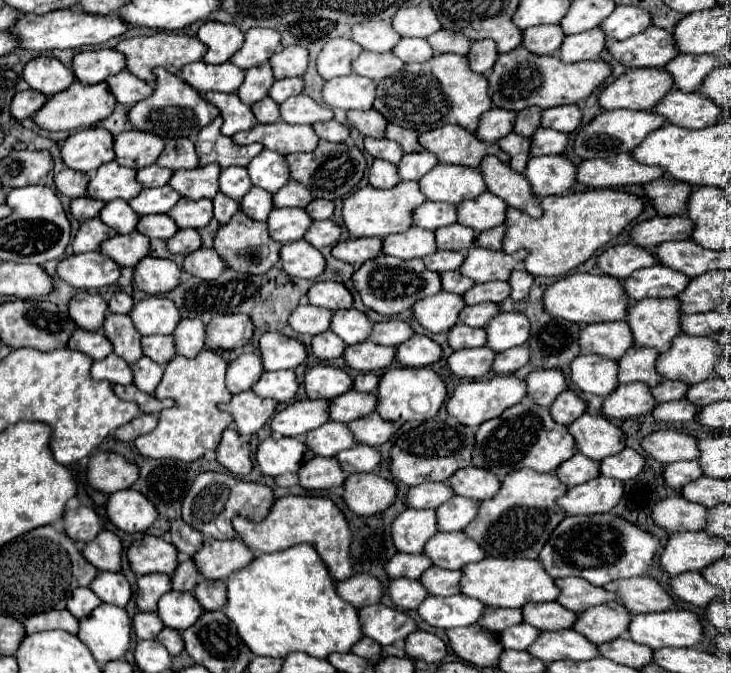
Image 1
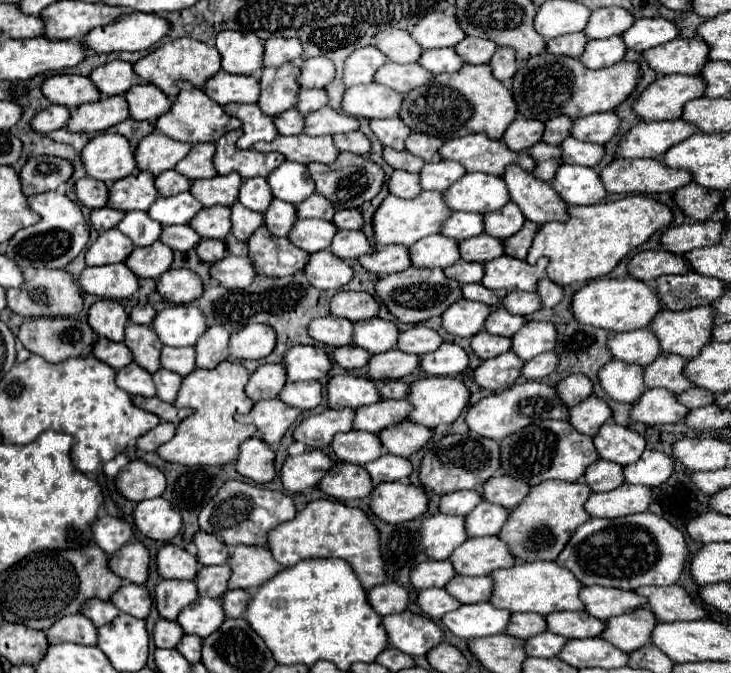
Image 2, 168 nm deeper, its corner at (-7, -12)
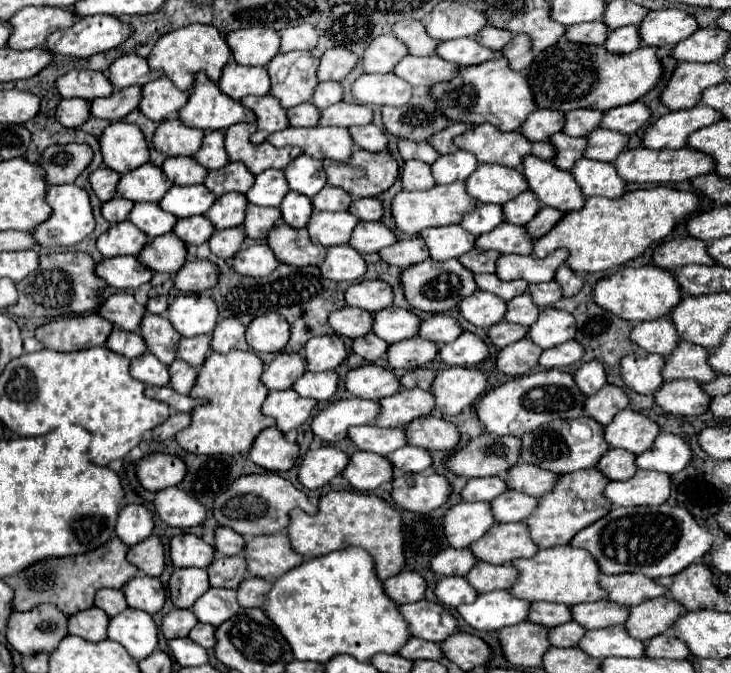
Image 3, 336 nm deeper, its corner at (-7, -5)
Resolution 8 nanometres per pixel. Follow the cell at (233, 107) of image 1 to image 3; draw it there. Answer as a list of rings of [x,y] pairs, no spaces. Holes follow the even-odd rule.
[[[247,95],[241,99],[241,103],[257,115],[257,121],[255,121],[257,131],[251,135],[251,139],[249,139],[251,143],[263,143],[267,139],[267,135],[289,127],[289,121],[285,117],[285,109],[279,105],[279,101],[275,101],[275,97]]]

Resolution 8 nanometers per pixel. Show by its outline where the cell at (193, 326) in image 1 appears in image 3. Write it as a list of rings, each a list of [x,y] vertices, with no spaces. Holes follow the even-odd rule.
[[[221,319],[217,321],[213,333],[211,333],[211,351],[217,353],[229,353],[231,349],[235,349],[237,341],[243,337],[245,327],[233,319]]]

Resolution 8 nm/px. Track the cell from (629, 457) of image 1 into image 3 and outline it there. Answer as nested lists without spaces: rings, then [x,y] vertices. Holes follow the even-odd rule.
[[[659,433],[653,447],[645,453],[637,455],[635,465],[639,469],[653,469],[659,473],[675,473],[681,471],[691,459],[691,449],[687,443],[671,433]]]

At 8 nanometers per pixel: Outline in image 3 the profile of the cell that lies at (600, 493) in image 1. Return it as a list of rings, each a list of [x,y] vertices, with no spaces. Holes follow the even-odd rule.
[[[637,471],[627,481],[609,481],[603,495],[613,507],[659,505],[669,497],[669,475],[655,471]]]

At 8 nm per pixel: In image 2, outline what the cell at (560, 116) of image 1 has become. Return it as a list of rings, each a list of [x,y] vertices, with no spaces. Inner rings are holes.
[[[615,112],[591,114],[591,116],[575,120],[571,136],[575,136],[577,140],[585,140],[585,142],[607,144],[617,134],[619,126],[621,126],[621,118]]]

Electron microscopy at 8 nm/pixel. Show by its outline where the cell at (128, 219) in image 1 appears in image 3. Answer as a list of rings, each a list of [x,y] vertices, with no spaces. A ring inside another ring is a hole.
[[[143,203],[135,205],[129,213],[129,221],[139,227],[149,239],[165,235],[173,229],[177,217],[171,213],[163,213],[157,203]]]

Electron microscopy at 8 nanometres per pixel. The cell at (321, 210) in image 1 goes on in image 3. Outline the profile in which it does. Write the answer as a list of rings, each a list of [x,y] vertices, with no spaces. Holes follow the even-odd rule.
[[[371,197],[371,199],[357,199],[351,203],[349,211],[359,217],[359,221],[379,221],[381,219],[381,201],[379,197]]]

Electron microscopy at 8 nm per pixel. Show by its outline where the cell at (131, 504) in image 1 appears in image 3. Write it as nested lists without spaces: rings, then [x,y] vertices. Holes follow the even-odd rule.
[[[179,487],[157,491],[153,509],[169,527],[195,527],[205,519],[205,507],[199,505],[199,501],[195,501],[189,493],[183,493]]]

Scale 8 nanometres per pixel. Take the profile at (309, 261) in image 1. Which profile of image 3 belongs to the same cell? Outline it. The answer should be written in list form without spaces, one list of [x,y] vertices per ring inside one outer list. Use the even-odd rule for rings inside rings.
[[[349,245],[327,247],[327,255],[319,265],[323,277],[331,281],[357,281],[365,273],[365,261],[361,253]]]

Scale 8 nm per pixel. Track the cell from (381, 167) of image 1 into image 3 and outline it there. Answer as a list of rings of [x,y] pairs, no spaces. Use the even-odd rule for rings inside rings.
[[[405,161],[401,183],[405,191],[419,191],[419,189],[431,189],[435,185],[435,179],[431,177],[431,167],[423,161]]]

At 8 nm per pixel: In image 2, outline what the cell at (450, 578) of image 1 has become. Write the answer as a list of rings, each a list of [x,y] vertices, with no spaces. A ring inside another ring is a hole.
[[[455,576],[445,588],[461,604],[485,602],[493,594],[493,578],[491,576]]]

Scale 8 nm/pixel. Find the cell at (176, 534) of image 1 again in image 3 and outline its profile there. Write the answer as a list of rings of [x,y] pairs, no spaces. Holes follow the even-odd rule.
[[[217,527],[215,531],[215,551],[221,555],[239,555],[243,551],[245,539],[227,527]]]

